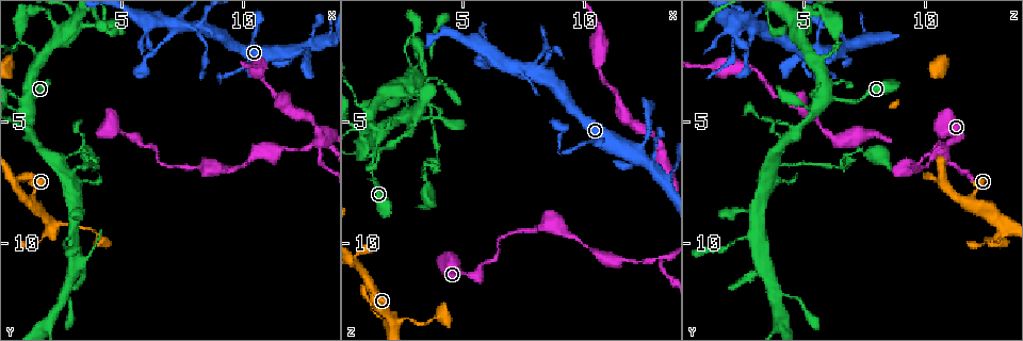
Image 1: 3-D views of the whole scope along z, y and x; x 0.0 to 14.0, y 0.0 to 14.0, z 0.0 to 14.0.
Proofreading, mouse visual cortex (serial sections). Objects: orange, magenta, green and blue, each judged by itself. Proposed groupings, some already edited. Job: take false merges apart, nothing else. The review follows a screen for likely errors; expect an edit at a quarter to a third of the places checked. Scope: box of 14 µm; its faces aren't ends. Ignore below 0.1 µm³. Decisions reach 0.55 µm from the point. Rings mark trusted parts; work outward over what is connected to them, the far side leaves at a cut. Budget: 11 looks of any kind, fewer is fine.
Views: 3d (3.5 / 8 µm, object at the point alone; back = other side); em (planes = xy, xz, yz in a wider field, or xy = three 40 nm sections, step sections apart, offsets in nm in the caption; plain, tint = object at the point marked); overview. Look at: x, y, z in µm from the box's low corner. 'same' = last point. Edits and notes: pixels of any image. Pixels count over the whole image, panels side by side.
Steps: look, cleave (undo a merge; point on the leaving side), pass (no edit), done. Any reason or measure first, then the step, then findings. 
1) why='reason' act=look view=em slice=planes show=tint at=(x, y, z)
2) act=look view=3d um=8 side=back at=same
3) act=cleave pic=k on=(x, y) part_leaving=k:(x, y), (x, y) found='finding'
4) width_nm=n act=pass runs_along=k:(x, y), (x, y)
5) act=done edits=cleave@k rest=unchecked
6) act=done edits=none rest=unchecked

why='abrupt turn' act=look view=3d um=3.5 at=(2.2, 9.2, 13.2)

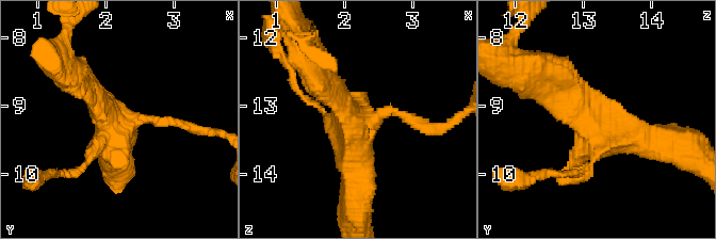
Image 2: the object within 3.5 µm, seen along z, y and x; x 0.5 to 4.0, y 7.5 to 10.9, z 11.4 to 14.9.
act=look view=em slice=xy step=5 show=tint at=(2.15, 9.25, 13.15)

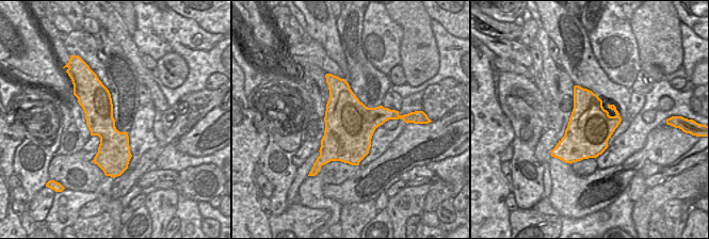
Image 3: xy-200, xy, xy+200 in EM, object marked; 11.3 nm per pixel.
act=pass runs_along=2:(79, 73), (114, 122), (180, 122) found='all the same cell'

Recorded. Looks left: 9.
why='arms part here' act=look view=3d um=3.5 at=(2.8, 7.2, 3.6)

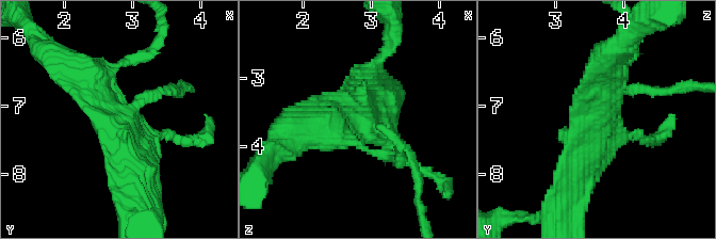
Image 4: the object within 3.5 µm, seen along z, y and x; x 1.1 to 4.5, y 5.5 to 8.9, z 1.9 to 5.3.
why='need the tissue' act=look view=em slice=xy step=5 show=tint at=(2.80, 7.25, 3.60)

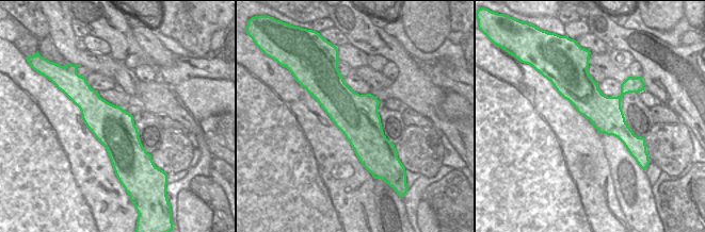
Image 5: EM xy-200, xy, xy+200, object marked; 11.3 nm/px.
act=pass runs_along=4:(70, 65), (123, 124), (135, 182) found='one cell here'

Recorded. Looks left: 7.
why='thin arm on a thick one' act=look view=3d um=8 at=(0.9, 1.7, 6.4)

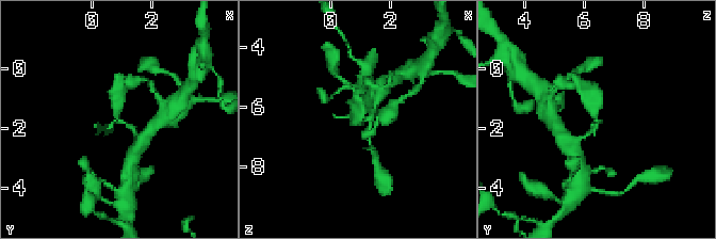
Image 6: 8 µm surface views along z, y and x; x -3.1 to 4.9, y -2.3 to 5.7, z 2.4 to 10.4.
why='zoom in' act=look view=3d um=3.5 at=(0.9, 1.7, 6.5)

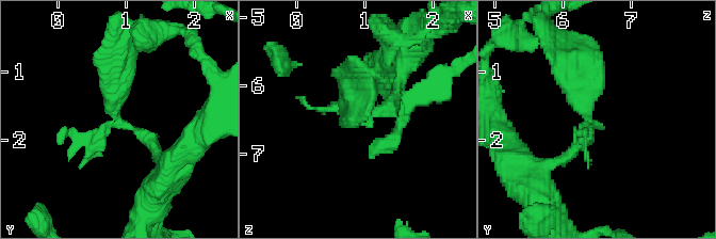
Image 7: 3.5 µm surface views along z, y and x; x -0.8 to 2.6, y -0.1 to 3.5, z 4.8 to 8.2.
why='shape alone is not enough' act=look view=em slice=xy step=5 show=tint at=(0.85, 1.75, 6.45)

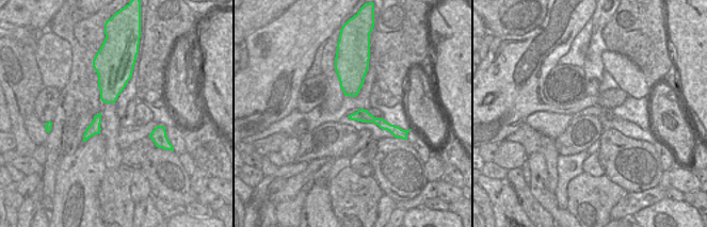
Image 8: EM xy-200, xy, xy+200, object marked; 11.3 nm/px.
act=pass runs_along=7:(161, 162), (155, 145), (115, 120), (121, 60) found='all the same cell'

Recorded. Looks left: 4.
why='calibre changes' act=look view=3d um=3.5 at=(3.7, 6.6, 6.5)

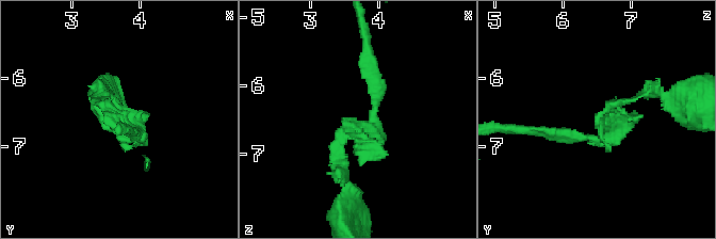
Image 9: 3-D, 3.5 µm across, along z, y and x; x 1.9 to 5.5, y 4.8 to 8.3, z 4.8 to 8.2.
arm_widths_nm=100,200 act=look view=em slice=xy step=1 show=plain at=(3.70, 6.70, 6.60)

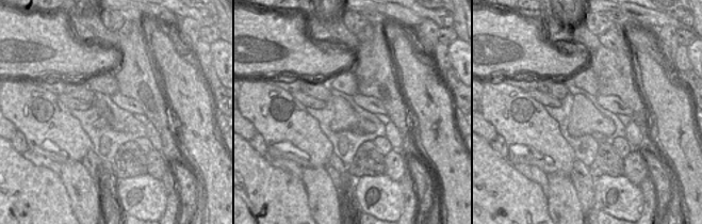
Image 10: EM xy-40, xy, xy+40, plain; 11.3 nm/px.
act=look view=em slice=xy step=1 show=tint at=same

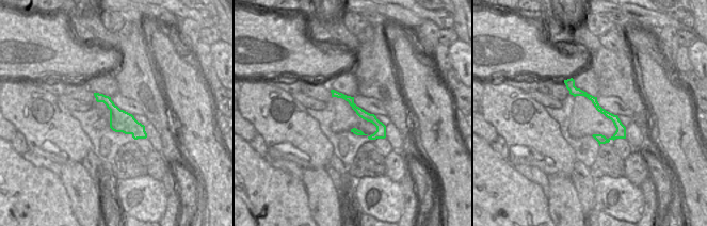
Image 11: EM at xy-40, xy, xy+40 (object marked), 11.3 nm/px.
width_nm=100 act=cleave pic=9 on=(336, 175) part_leaving=9:(342, 146), (345, 223) found='two cells meet here'

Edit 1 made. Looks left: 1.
act=done edits=cleave@9 rest=unchecked

